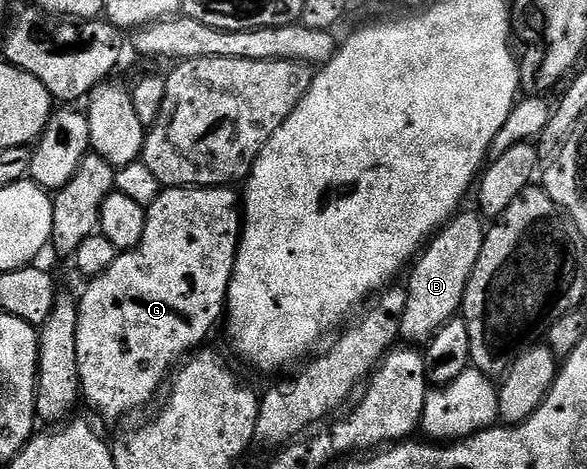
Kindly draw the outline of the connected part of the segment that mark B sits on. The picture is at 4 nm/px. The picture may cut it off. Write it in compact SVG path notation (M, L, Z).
M458 212L433 234L423 252L412 262L408 270L409 285L404 286L407 308L403 310L400 340L410 346L424 346L433 338L435 331L443 327L443 323L461 313L467 283L471 279L471 271L475 271L479 251L483 251L487 232L486 218L482 217L480 212L465 212Z

